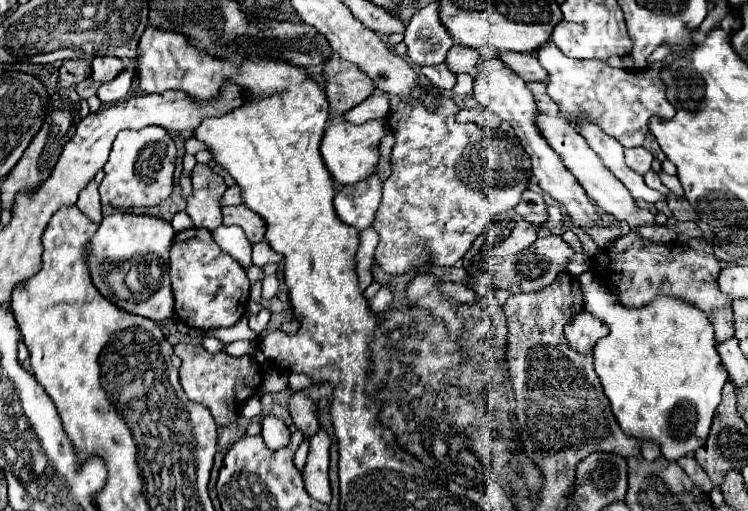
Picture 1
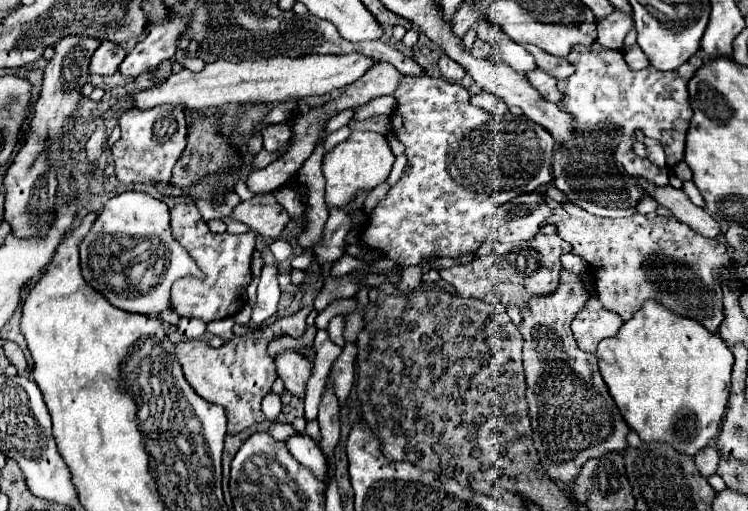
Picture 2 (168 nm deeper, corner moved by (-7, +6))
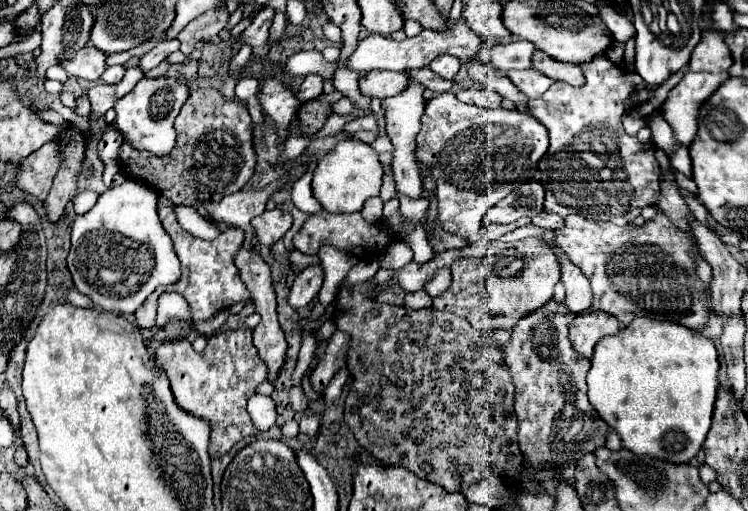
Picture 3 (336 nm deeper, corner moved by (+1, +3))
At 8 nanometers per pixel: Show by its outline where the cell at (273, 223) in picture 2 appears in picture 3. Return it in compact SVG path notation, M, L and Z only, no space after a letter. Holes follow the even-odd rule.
M280 208L264 210L260 216L252 218L252 228L258 236L258 242L264 246L272 246L280 240L292 226L292 216L282 212Z

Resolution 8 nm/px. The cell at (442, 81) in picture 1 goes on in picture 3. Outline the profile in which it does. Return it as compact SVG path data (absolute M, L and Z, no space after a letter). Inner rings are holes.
M442 54L430 62L430 70L434 70L438 76L442 76L446 80L452 80L456 76L456 72L460 70L460 66L462 66L460 60L456 56L448 56L448 54Z

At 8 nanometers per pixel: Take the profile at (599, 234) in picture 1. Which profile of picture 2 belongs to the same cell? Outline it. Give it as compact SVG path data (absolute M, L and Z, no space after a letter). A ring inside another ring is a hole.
M564 203L564 209L568 211L570 217L558 223L558 233L572 245L570 253L582 257L594 269L596 295L606 309L618 313L624 321L630 321L644 301L654 299L662 307L670 309L672 313L690 317L702 323L708 331L718 333L718 323L724 319L722 287L718 283L718 277L722 275L724 269L730 271L730 263L732 263L726 245L718 243L716 239L700 237L688 225L680 223L674 217L658 215L654 219L648 219L646 215L638 213L626 219L606 219L606 217L596 217L592 213L586 213L584 209L578 209L576 205L570 203Z

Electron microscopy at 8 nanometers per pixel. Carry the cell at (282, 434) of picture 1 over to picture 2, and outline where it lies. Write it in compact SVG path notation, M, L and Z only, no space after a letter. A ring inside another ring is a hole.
M296 435L296 437L290 437L286 441L286 445L298 463L312 469L312 473L322 483L328 481L328 461L326 461L326 457L316 441L312 441L308 435Z

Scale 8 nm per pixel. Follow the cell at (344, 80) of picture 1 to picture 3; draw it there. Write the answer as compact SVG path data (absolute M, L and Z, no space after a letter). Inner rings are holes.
M376 70L360 76L360 92L368 98L384 100L388 96L400 94L408 86L406 72L390 72L390 70Z

